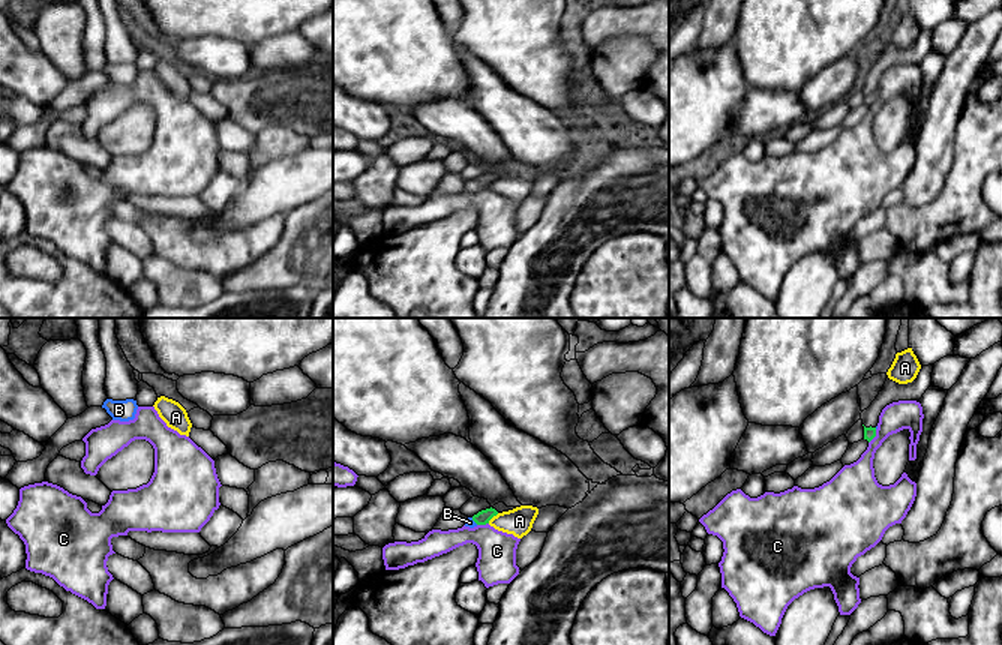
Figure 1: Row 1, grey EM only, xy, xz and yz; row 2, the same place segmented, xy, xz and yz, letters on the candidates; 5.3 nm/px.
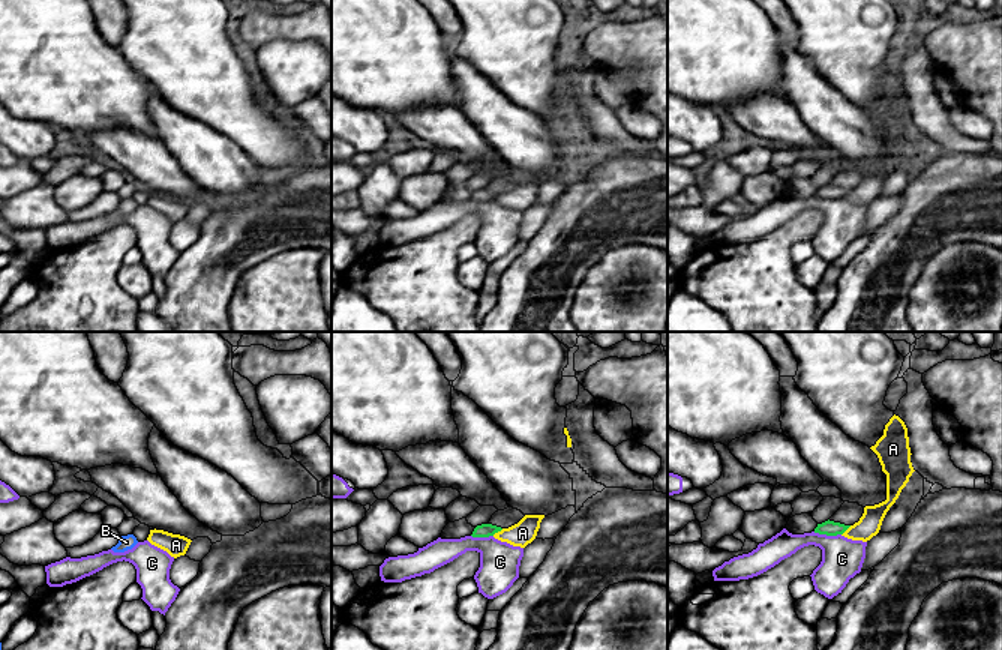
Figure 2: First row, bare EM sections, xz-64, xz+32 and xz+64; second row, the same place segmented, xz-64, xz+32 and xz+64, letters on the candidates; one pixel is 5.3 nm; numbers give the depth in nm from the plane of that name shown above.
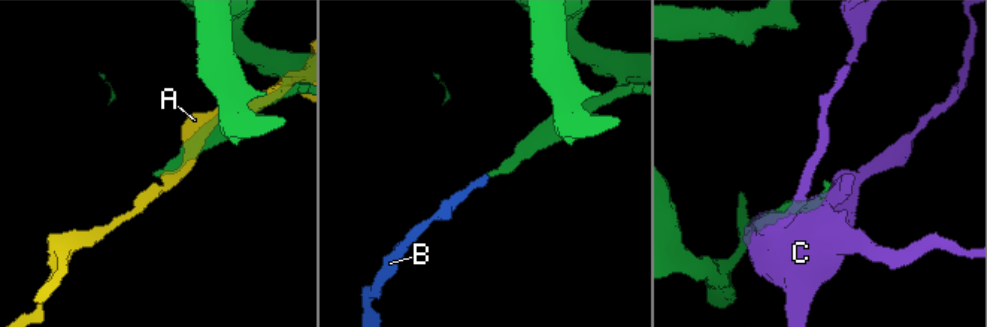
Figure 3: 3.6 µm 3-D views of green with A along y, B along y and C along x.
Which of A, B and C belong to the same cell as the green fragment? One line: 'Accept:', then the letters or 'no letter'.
Accept: B

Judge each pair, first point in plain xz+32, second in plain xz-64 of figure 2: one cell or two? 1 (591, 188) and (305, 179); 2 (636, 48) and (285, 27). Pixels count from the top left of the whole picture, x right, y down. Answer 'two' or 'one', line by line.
1: one
2: one

